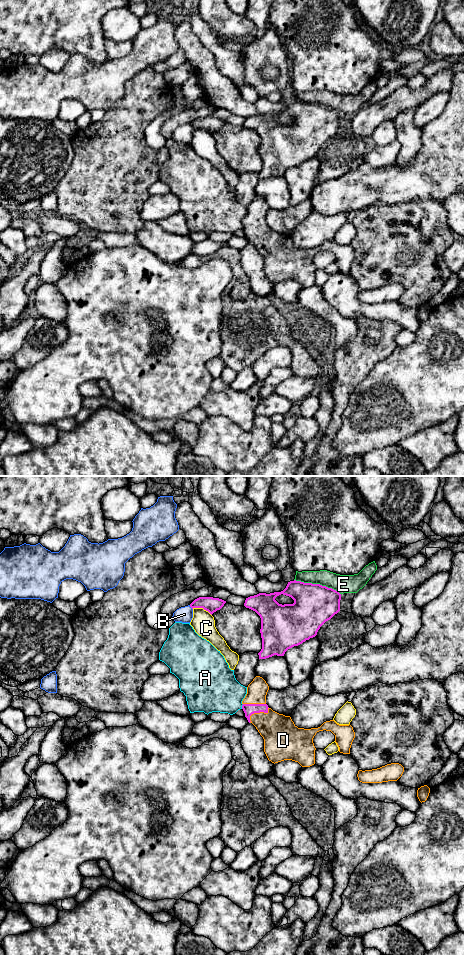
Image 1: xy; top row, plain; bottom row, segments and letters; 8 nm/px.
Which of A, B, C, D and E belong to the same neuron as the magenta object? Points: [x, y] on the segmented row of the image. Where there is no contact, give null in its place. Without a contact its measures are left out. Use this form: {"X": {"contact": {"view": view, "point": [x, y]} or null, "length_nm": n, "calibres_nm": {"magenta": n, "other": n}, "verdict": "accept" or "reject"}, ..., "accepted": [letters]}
{"A": {"contact": {"view": "xy", "point": [242, 706]}, "length_nm": 40, "calibres_nm": {"magenta": 90, "other": 360}, "verdict": "reject"}, "B": {"contact": {"view": "xy", "point": [190, 606]}, "length_nm": 50, "calibres_nm": {"magenta": 120, "other": 130}, "verdict": "reject"}, "C": {"contact": {"view": "xy", "point": [202, 607]}, "length_nm": 170, "calibres_nm": {"magenta": 120, "other": 180}, "verdict": "reject"}, "D": {"contact": {"view": "xy", "point": [257, 712]}, "length_nm": 200, "calibres_nm": {"magenta": 90, "other": 280}, "verdict": "accept"}, "E": {"contact": {"view": "xy", "point": [317, 584]}, "length_nm": 400, "calibres_nm": {"magenta": 320, "other": 140}, "verdict": "reject"}, "accepted": ["D"]}

